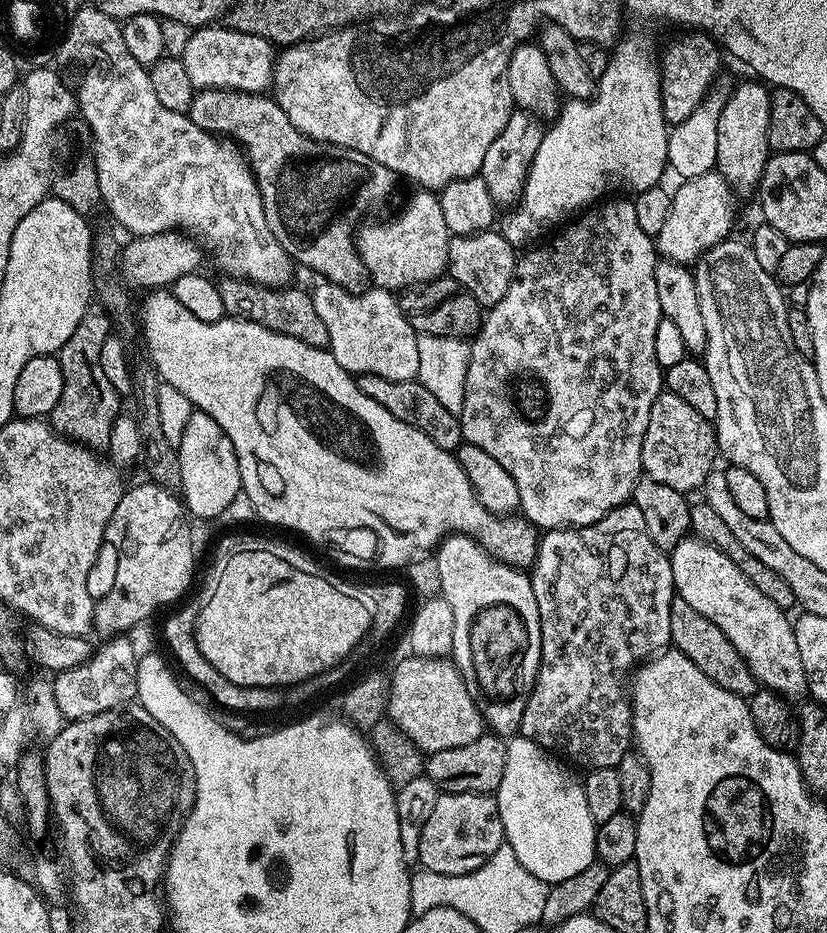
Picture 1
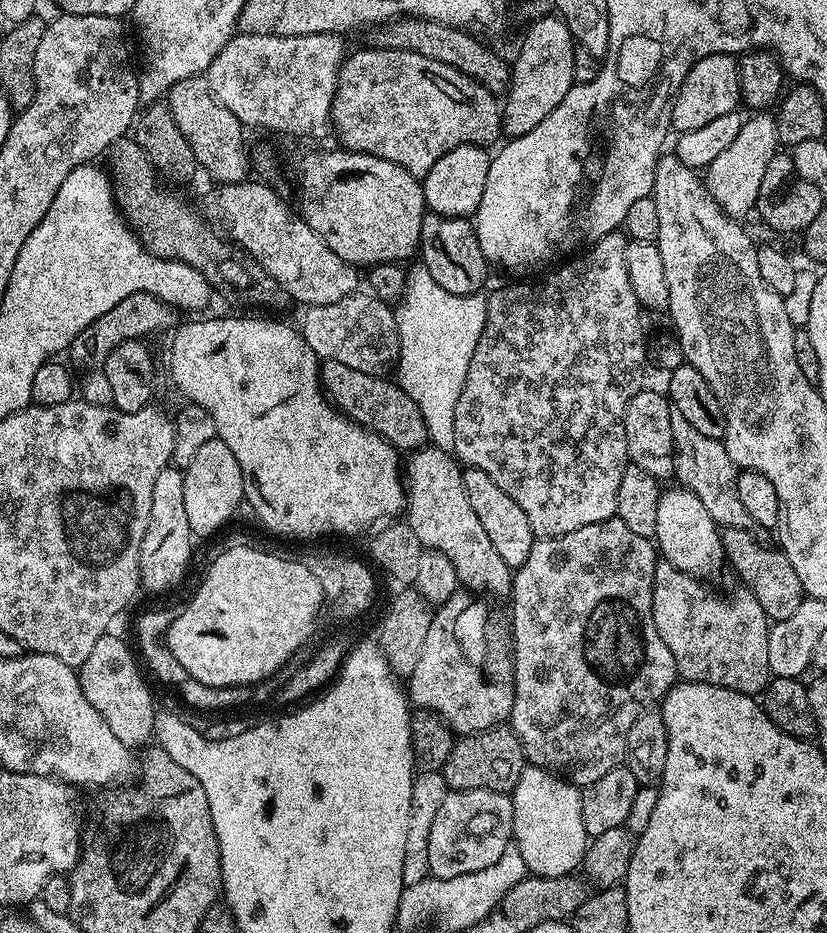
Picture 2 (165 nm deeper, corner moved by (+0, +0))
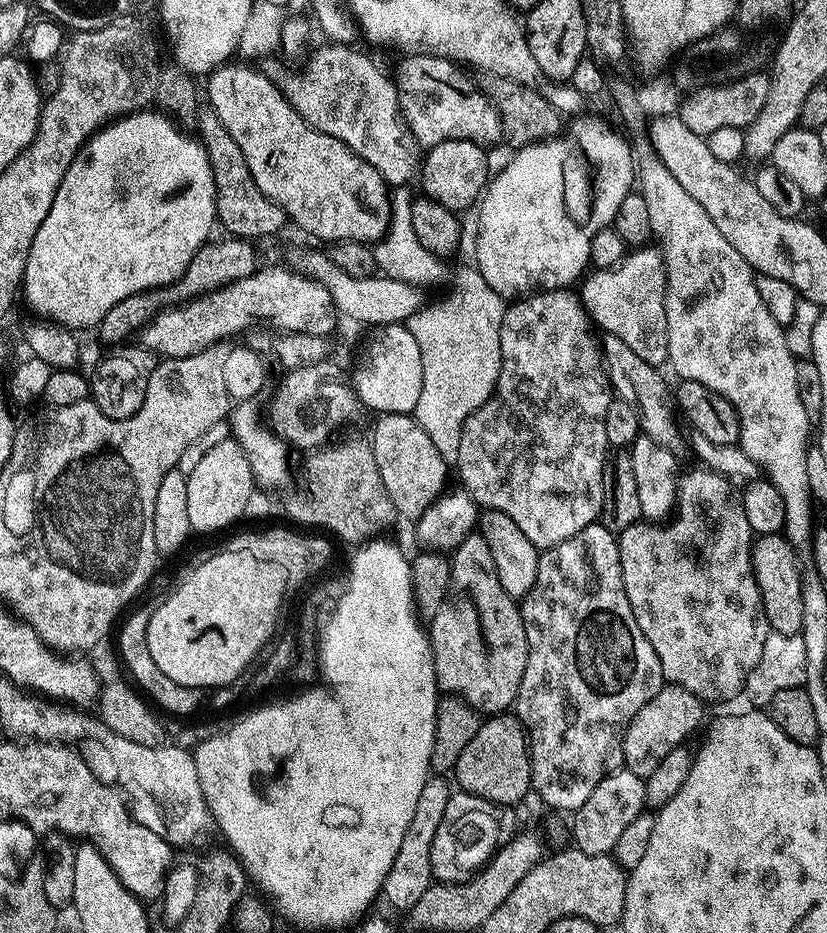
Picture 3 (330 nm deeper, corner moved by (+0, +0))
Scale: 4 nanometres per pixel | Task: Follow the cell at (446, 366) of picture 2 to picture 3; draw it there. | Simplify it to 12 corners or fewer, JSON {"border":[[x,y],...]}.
{"border":[[391,193],[377,265],[452,293],[406,325],[422,354],[414,413],[444,459],[492,396],[506,307],[480,269],[448,269]]}

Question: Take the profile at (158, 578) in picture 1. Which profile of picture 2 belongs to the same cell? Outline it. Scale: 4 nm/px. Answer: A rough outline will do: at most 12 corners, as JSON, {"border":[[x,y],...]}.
{"border":[[181,469],[154,481],[140,582],[172,588],[192,560]]}

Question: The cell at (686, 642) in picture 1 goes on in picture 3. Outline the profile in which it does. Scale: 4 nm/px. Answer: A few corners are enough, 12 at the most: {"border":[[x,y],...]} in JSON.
{"border":[[733,481],[618,536],[665,681],[744,692],[770,631]]}

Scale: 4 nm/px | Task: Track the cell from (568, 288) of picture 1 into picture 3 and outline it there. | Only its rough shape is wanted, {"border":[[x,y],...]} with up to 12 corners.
{"border":[[572,290],[505,307],[454,468],[541,550],[606,508],[614,393]]}

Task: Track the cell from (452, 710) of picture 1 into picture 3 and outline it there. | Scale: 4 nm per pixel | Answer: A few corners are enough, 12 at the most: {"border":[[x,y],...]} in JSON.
{"border":[[479,531],[451,553],[430,639],[439,691],[481,714],[515,705],[520,604]]}

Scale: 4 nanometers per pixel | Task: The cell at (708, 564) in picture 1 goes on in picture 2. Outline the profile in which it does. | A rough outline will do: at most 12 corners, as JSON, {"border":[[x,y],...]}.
{"border":[[665,487],[654,543],[697,578],[726,564],[721,529],[698,494]]}

